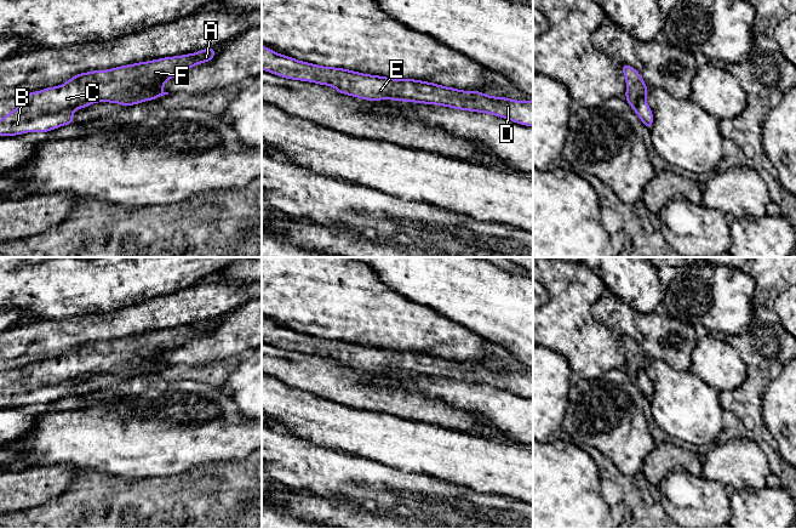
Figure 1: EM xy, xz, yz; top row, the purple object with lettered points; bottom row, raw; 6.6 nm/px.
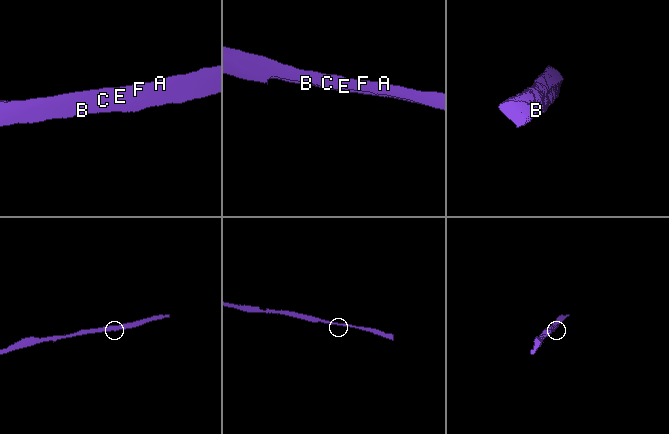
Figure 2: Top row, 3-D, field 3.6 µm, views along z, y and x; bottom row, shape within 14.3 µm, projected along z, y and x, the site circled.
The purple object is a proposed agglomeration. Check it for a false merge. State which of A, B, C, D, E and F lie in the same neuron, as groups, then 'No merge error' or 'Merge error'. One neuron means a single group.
Groups: A B C D E F. No merge error

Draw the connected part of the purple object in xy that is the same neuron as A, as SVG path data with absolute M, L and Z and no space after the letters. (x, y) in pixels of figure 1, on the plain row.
M214 319L199 324L165 329L107 342L74 347L61 358L47 359L16 369L21 377L0 392L0 408L48 404L75 394L73 385L96 374L134 377L168 366L162 358L199 335L210 334Z

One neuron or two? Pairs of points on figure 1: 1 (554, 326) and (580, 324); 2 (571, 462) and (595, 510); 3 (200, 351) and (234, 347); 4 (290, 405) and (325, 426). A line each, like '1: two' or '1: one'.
1: one
2: one
3: one
4: one

